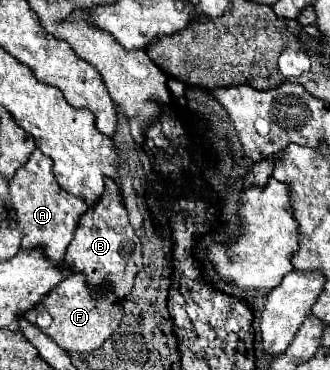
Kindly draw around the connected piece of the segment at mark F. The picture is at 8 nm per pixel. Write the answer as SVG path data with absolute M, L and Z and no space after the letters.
M70 274L60 286L56 286L40 304L36 304L32 310L24 312L24 316L46 332L56 344L60 344L66 352L92 352L96 350L106 338L110 338L124 316L124 302L126 300L108 300L108 288L102 286L94 292L86 282L84 274Z

